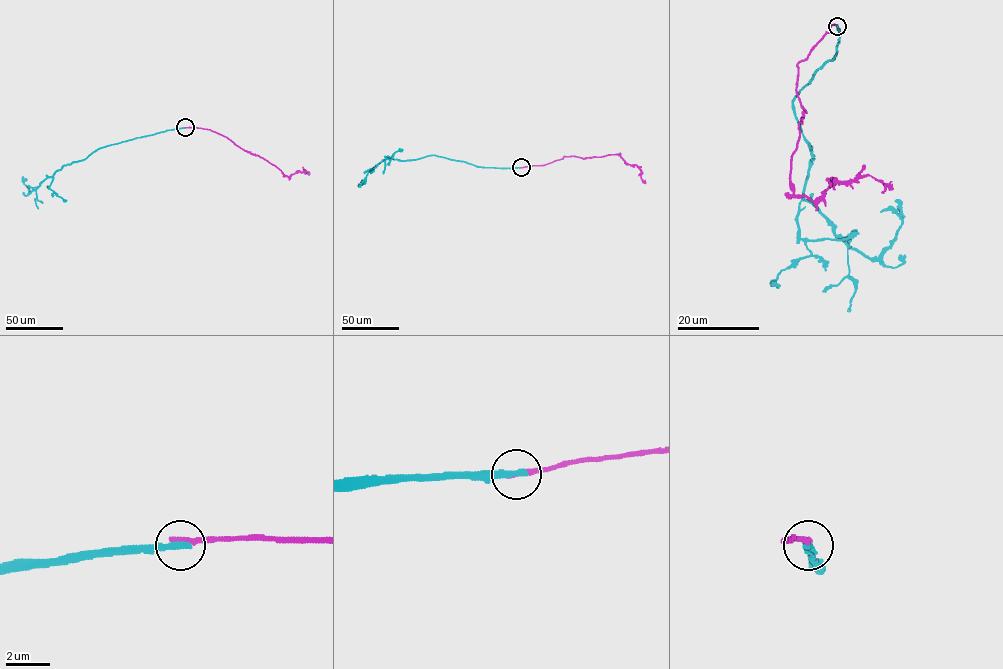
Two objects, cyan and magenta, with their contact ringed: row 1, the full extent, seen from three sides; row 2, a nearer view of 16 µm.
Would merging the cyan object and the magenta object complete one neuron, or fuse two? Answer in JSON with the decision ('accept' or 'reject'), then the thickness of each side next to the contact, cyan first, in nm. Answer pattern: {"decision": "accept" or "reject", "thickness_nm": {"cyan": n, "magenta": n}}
{"decision": "reject", "thickness_nm": {"cyan": 380, "magenta": 240}}

